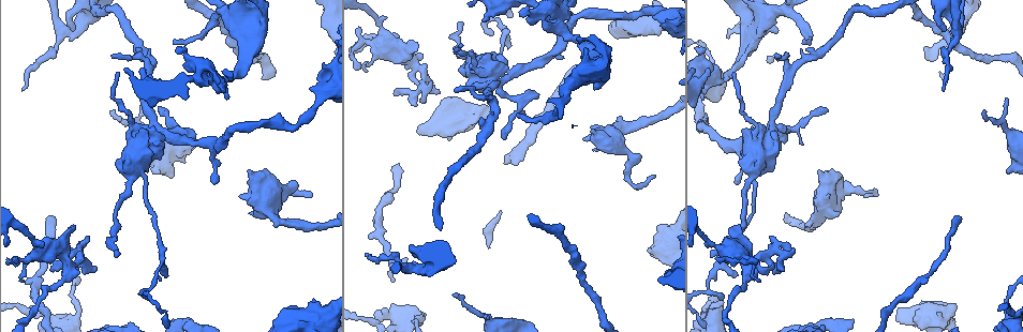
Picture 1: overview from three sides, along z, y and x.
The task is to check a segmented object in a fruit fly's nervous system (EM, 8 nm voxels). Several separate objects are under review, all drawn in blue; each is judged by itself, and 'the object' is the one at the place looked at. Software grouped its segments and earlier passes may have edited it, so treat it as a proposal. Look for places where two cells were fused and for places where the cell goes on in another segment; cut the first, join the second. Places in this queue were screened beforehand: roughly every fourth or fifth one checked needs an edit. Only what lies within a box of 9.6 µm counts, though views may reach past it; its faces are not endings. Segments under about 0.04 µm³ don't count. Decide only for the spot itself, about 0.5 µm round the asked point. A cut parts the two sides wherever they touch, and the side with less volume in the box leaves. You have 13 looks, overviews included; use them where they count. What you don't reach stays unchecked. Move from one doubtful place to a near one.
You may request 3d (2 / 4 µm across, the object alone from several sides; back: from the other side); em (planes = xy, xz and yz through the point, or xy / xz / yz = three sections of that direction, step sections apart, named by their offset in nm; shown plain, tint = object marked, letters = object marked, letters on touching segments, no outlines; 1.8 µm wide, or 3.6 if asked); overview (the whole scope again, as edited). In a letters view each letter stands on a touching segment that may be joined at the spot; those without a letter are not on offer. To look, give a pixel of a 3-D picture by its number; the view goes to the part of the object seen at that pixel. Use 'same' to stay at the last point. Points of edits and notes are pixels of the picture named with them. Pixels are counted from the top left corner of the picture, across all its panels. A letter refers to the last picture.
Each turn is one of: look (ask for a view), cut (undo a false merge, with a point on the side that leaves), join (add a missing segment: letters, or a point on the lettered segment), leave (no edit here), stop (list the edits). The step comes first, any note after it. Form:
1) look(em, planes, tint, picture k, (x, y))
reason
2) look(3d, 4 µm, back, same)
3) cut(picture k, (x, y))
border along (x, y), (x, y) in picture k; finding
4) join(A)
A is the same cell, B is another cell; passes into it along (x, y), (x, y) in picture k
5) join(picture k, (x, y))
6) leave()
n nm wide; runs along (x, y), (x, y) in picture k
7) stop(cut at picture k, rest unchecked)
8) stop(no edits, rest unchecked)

look(em, planes, letters, picture 1, (513, 70))
calibre changes

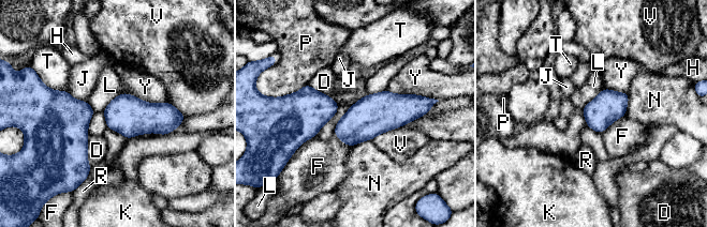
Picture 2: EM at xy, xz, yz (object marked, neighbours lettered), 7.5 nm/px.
leave()
D, F, H, J, K, L, N, P, R, T, V and Y are other cells; continuous, no second cell

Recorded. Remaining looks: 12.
look(3d, 2 µm, back, picture 1, (173, 42))
thin end

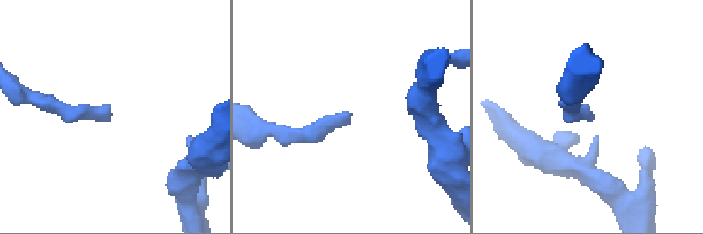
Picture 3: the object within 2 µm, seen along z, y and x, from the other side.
look(em, planes, letters, picture 3, (347, 111))
now the EM

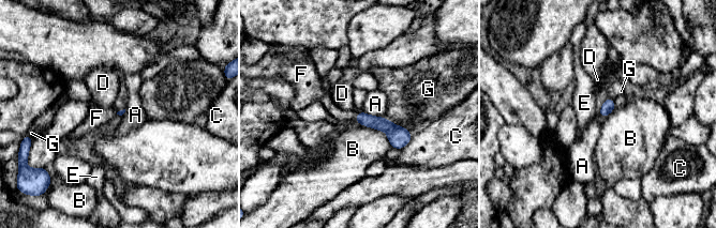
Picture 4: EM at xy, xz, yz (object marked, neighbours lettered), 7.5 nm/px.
join(F)
F is the same cell, A, B, C, D, E and G are other cells; it goes on there

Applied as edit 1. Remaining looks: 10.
look(overview)
see it whole again

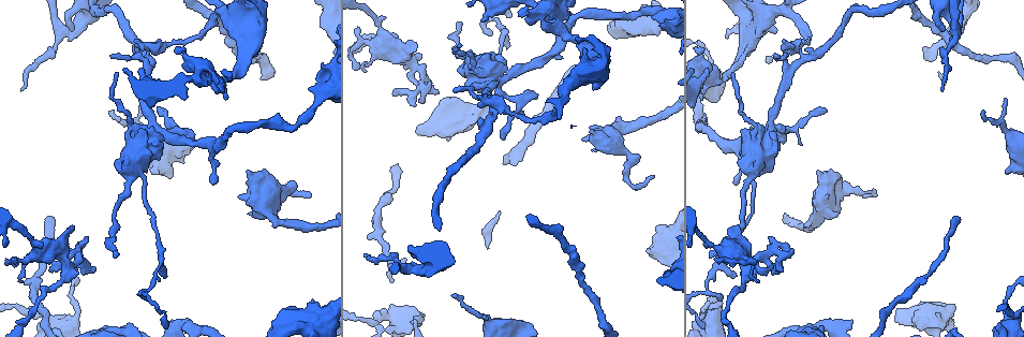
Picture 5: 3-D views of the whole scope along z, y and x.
look(em, 3.6 µm, planes, plain, picture 5, (310, 314))
four arms meet

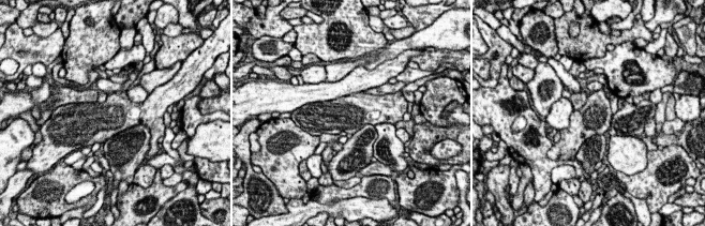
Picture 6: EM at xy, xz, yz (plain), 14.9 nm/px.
look(em, 3.6 µm, planes, letters, same)

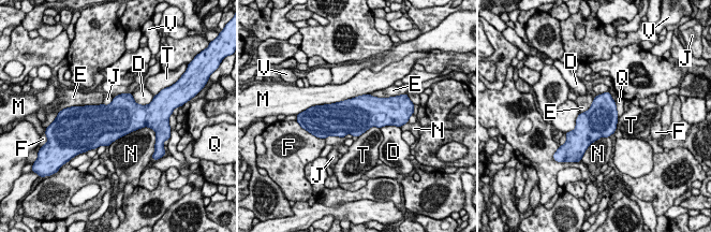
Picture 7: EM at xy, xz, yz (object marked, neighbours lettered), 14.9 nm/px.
leave()
480 nm wide; M touches over 750 nm; D, E, F, J, M, N, Q, T and V are other cells; one cell here

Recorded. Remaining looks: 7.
look(3d, 4 µm, picture 5, (647, 251))
thick end

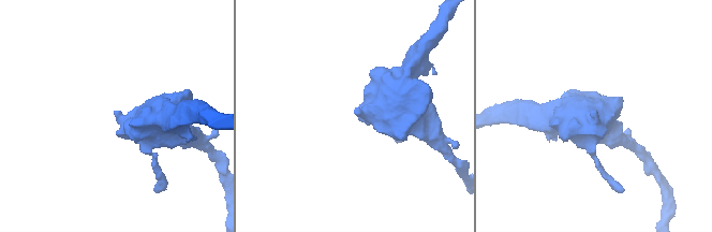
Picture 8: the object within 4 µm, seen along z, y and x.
look(em, 3.6 µm, yz, step 8, letters, picture 8, (595, 112))
shape alone is not enough

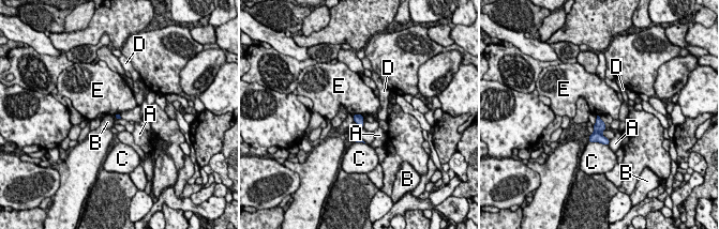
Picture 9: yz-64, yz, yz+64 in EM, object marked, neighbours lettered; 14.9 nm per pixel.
look(em, 3.6 µm, planes, letters, same)

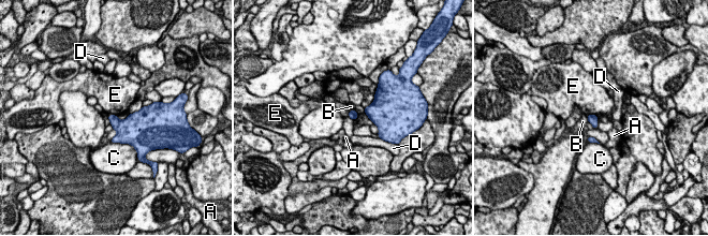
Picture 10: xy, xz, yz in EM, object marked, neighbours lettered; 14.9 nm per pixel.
leave()
C touches over 360 nm; A, B, C, D and E are other cells; border along (595, 114), (587, 116) in picture 10; no lettered segment goes on from it

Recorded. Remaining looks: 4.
look(em, planes, letters, picture 5, (959, 218))
free end

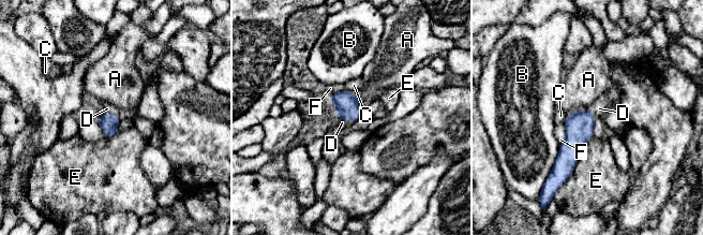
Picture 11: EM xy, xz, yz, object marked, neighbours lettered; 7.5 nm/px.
join(D)
E touches over 440 nm; D is the same cell, A, B, C, E and F are other cells; passes into it along (108, 122), (107, 115), (107, 108) in picture 11; the cell continues

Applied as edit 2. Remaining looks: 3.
stop(join at picture 4, join at picture 11, rest unchecked)

